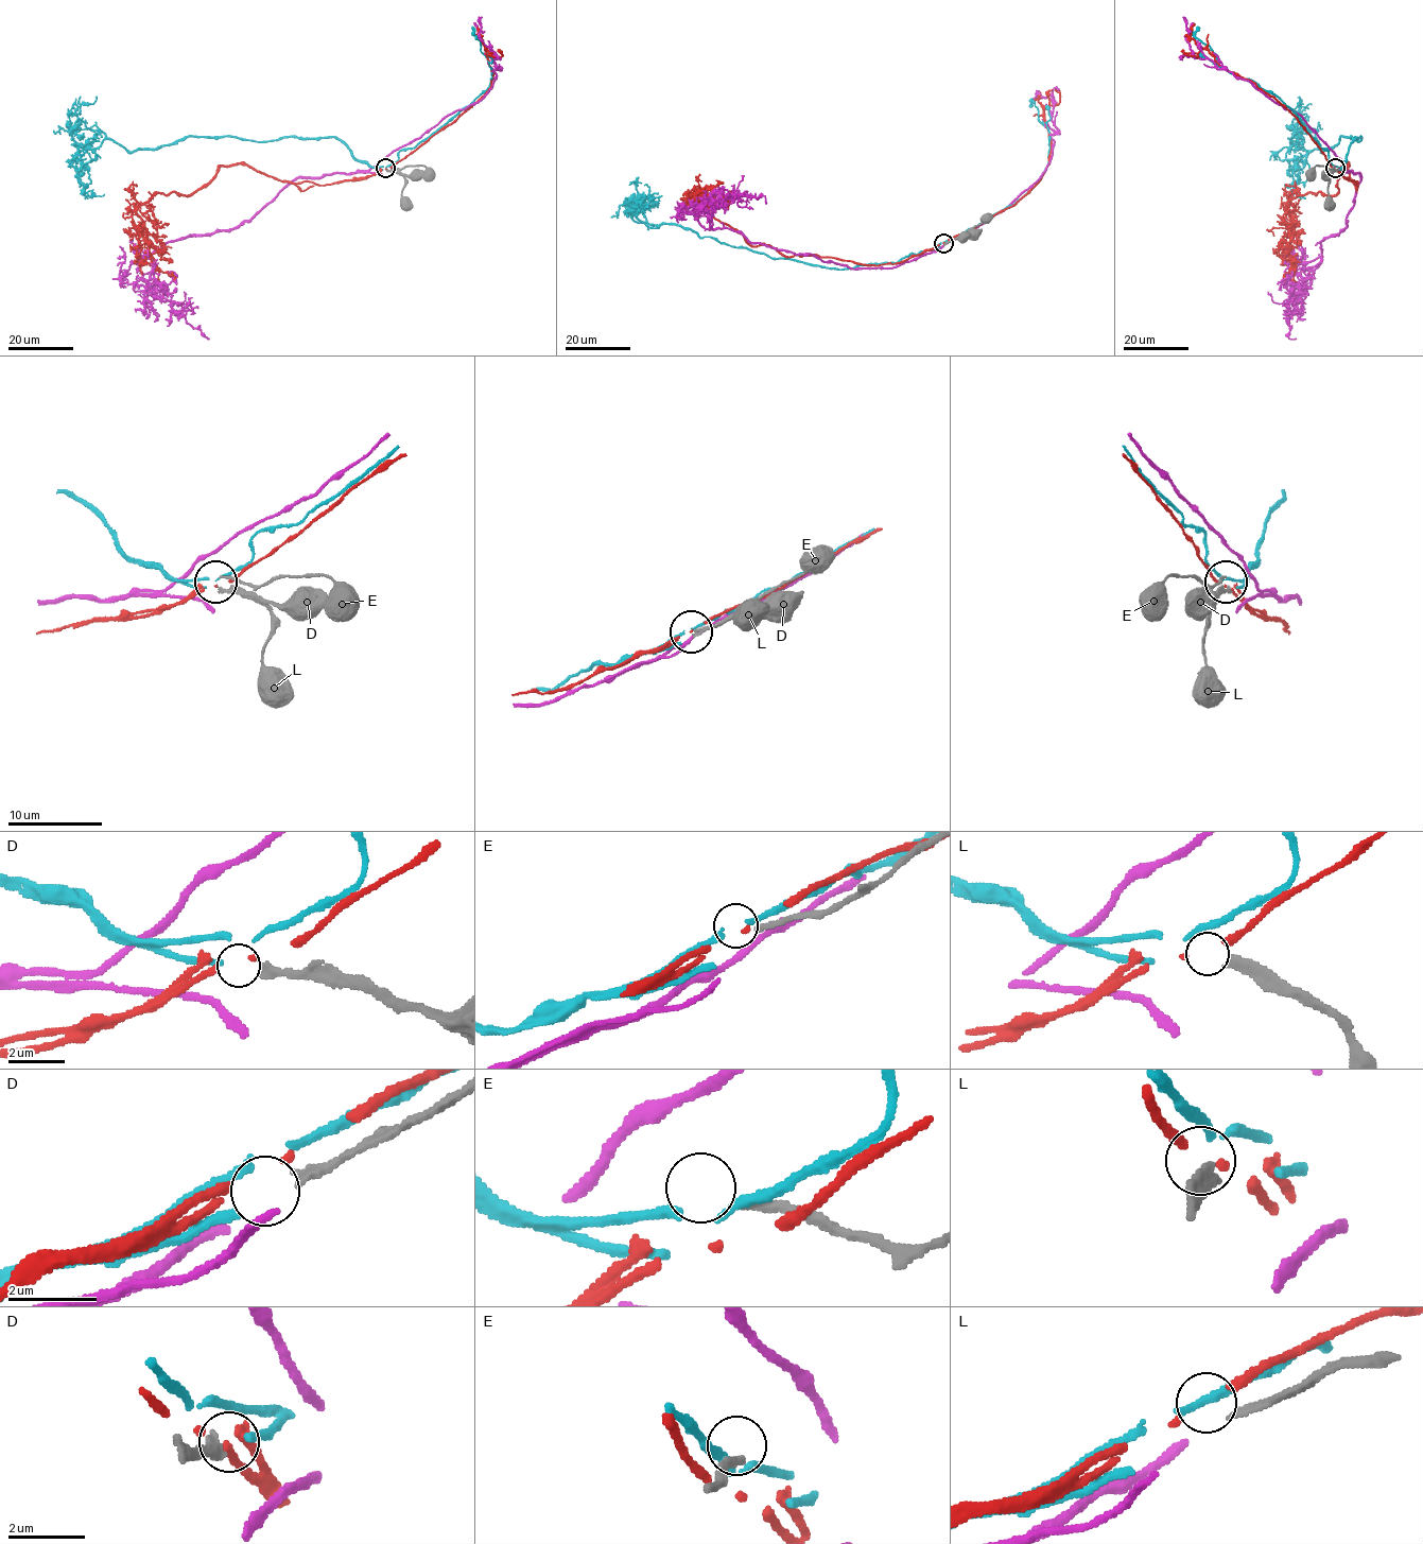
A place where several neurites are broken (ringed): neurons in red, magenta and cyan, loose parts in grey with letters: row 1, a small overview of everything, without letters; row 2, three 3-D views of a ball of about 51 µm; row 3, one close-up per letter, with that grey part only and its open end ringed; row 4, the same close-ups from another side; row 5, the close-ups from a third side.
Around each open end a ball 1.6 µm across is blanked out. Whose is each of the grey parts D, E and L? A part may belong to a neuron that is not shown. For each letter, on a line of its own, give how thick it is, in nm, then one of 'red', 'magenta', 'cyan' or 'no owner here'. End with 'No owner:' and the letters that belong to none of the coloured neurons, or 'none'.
D: 240 nm thick; cyan
E: 200 nm thick; no owner here
L: 240 nm thick; red
No owner: E

